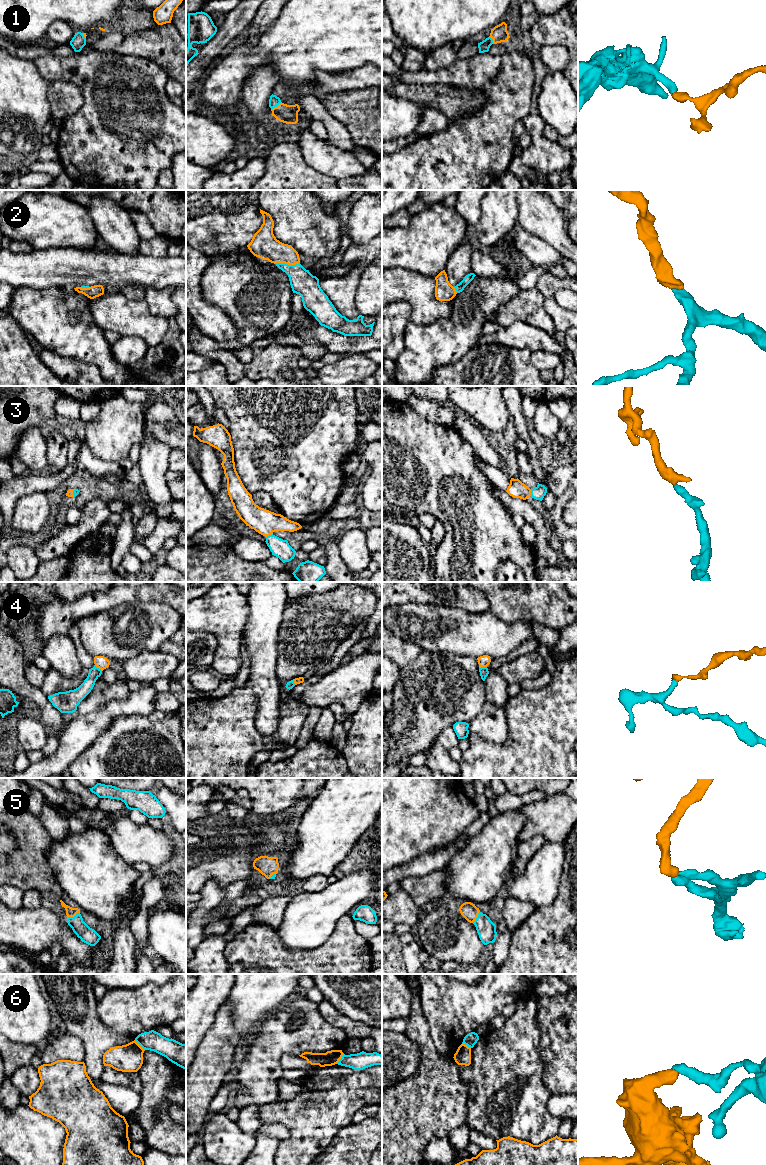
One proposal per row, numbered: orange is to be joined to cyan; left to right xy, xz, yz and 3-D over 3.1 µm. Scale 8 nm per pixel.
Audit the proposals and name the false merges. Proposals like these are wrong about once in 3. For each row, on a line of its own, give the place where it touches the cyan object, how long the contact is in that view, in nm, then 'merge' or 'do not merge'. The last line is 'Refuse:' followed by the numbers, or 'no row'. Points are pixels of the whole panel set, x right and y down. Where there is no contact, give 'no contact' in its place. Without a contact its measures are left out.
1: xz (276, 106) | 110 nm | merge
2: xz (287, 264) | 200 nm | merge
3: xz (269, 535) | 70 nm | merge
4: yz (482, 667) | 70 nm | do not merge
5: xy (74, 916) | 110 nm | merge
6: xy (140, 1045) | 120 nm | do not merge
Refuse: 4, 6

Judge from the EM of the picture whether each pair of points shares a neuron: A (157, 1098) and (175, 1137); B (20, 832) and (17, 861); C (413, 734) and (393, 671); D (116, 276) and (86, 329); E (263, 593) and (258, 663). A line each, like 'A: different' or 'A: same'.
A: same
B: same
C: different
D: different
E: same

